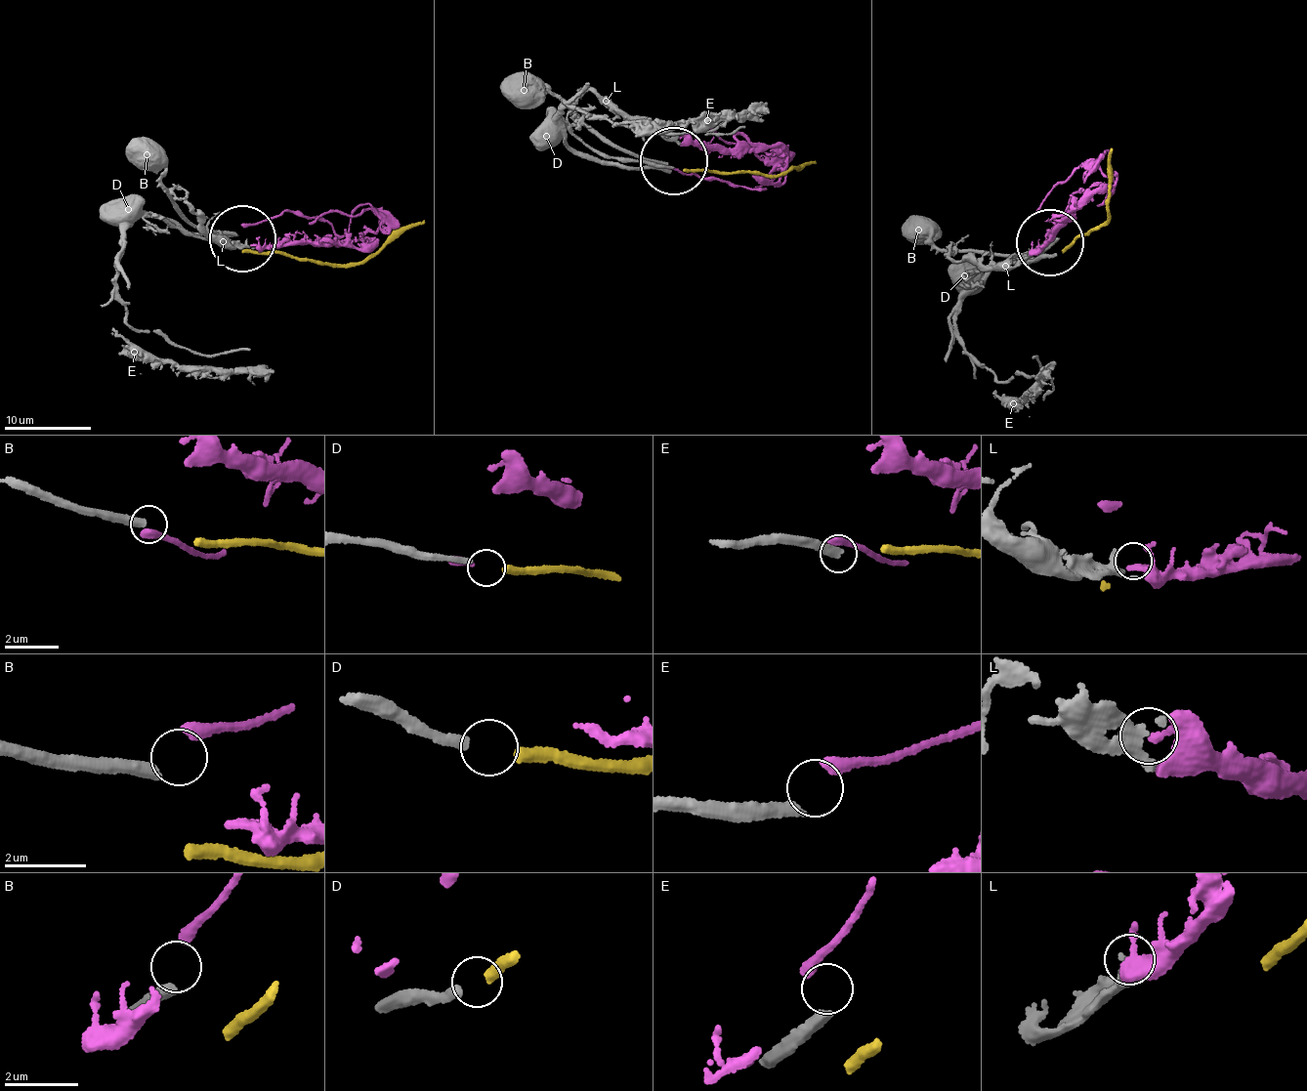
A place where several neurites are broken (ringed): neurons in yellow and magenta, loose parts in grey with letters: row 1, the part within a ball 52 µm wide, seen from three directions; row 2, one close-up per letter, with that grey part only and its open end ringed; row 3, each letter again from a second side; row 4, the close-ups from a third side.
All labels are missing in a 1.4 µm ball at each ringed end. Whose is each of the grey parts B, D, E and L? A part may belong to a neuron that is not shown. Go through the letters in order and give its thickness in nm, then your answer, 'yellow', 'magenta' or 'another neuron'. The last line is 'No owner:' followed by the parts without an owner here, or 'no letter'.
B: calibre 360 nm; another neuron
D: calibre 220 nm; yellow
E: calibre 320 nm; another neuron
L: calibre 160 nm; magenta
No owner: B, E

